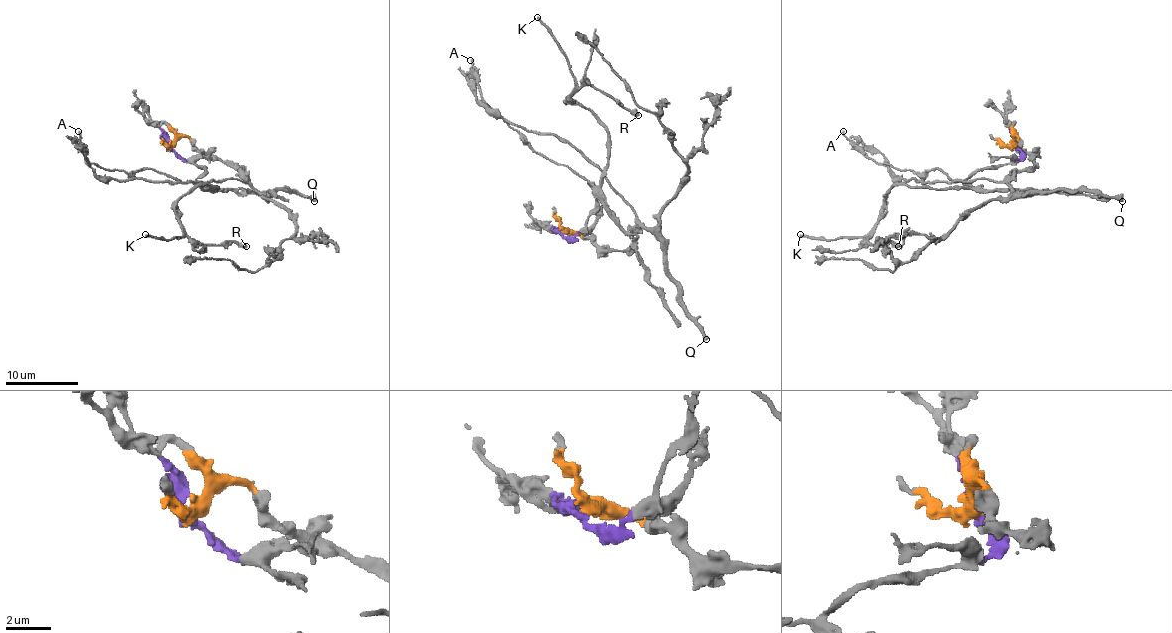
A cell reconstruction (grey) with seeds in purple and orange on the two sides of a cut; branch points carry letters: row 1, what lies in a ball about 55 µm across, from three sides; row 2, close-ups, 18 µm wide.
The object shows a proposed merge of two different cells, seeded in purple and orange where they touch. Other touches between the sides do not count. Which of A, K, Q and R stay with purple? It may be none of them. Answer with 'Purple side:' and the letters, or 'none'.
Purple side: A, K, R

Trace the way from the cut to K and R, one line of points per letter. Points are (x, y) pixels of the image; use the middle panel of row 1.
K: (562, 232), (575, 234), (595, 207), (588, 185), (608, 161), (608, 128), (569, 103), (568, 57), (537, 17)
R: (562, 232), (584, 225), (597, 192), (588, 185), (608, 161), (608, 128), (569, 99), (586, 85), (639, 116)

